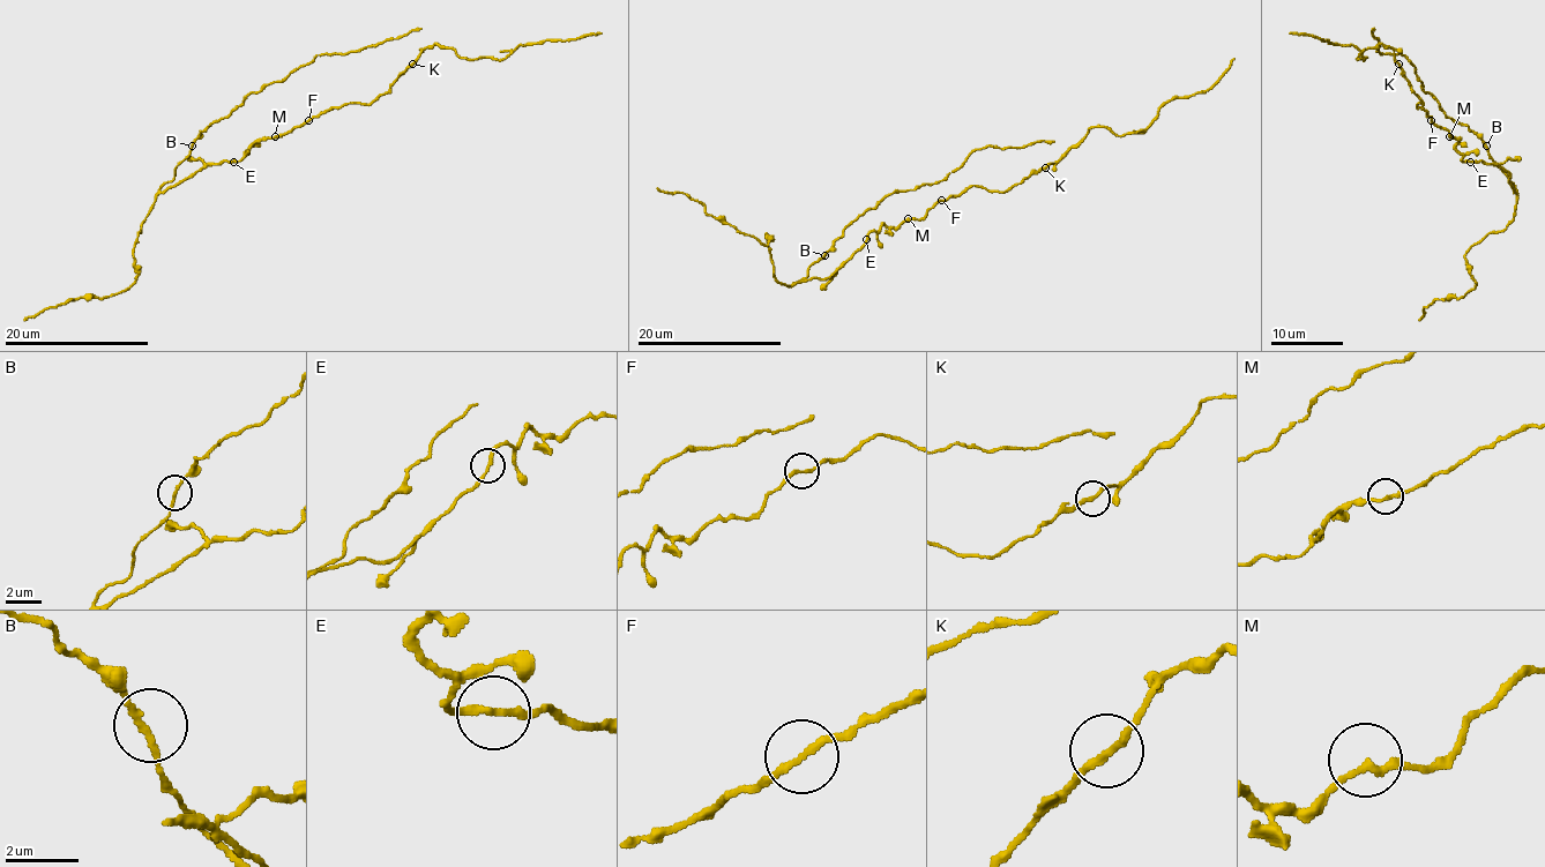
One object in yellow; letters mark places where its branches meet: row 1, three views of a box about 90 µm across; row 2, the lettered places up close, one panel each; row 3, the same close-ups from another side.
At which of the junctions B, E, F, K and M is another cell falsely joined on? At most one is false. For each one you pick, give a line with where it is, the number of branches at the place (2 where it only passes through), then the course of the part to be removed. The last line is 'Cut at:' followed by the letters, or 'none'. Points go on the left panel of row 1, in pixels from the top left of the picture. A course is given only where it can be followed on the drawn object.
K: place (412, 64); branches 2; course (411, 64), (435, 44), (452, 47), (460, 57), (504, 59), (520, 44), (601, 34)
Cut at: K

